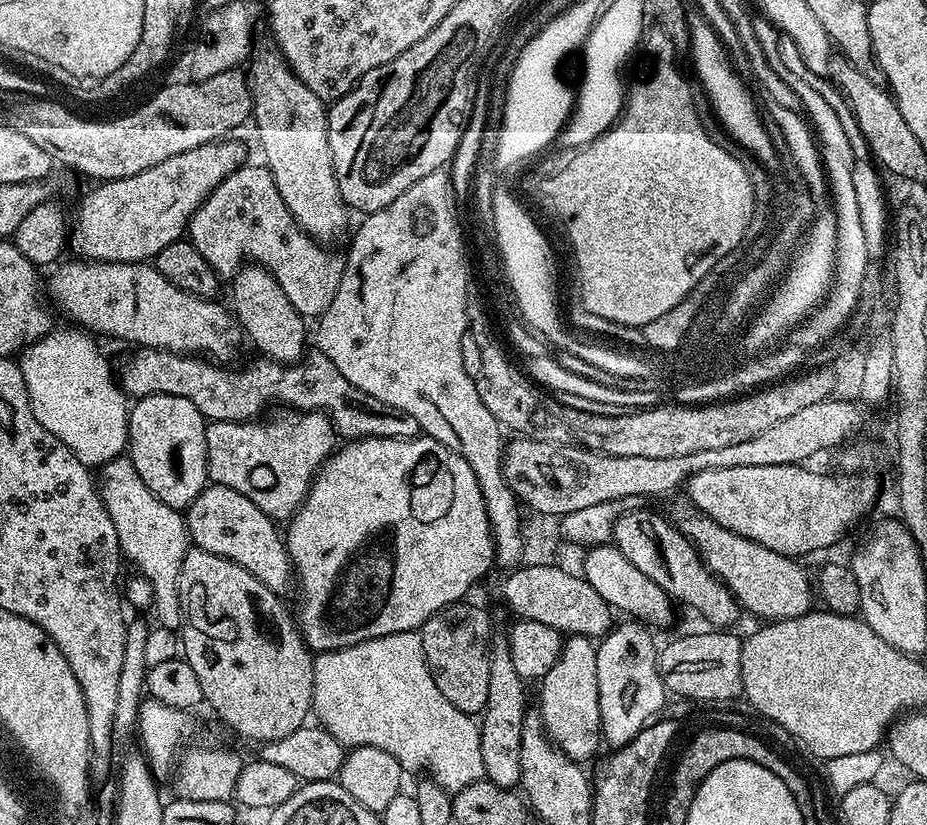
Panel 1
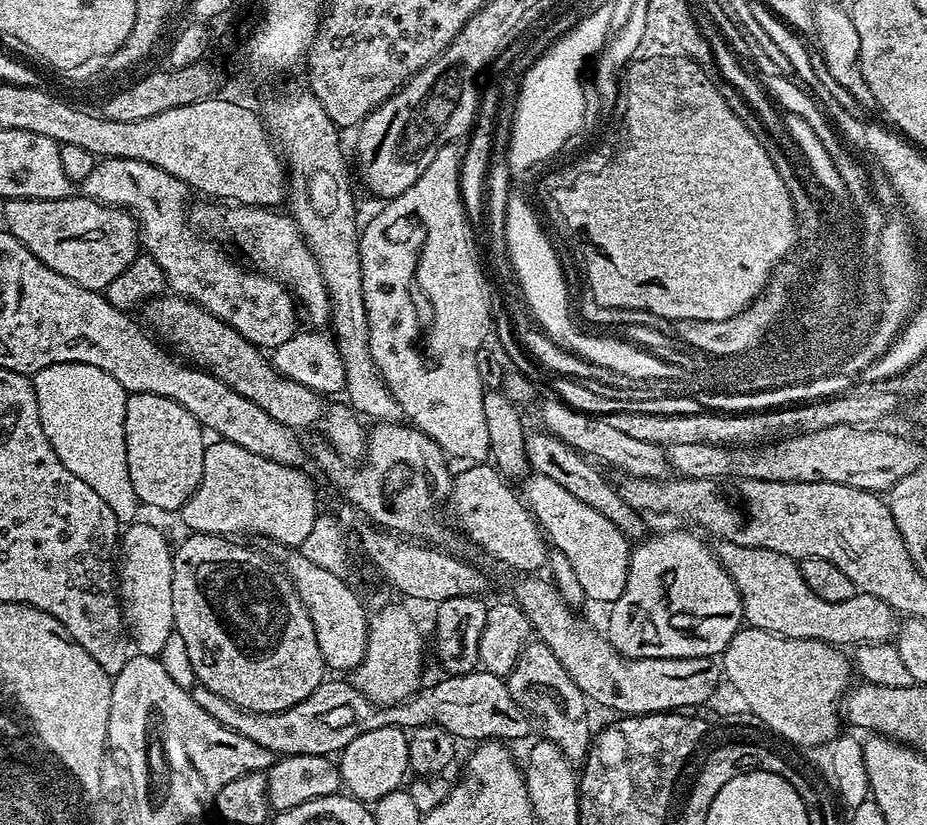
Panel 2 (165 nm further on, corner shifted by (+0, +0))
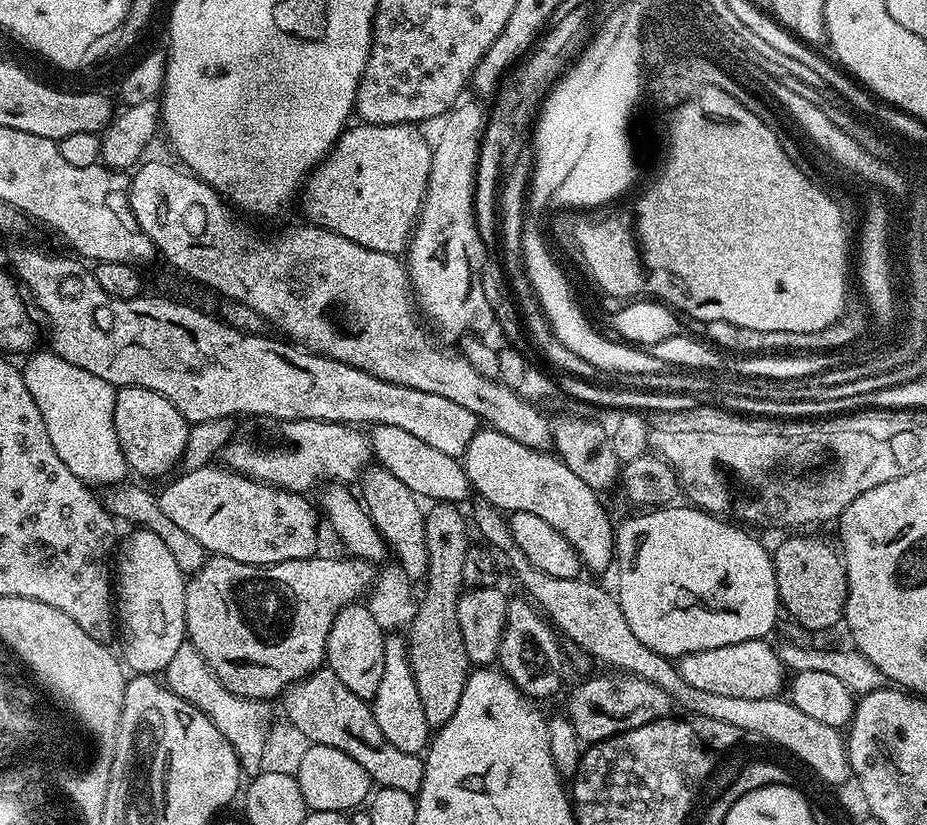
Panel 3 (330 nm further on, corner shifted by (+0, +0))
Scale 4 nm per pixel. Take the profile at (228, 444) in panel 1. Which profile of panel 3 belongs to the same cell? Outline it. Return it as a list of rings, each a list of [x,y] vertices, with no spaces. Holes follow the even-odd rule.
[[[207,466],[180,474],[177,480],[170,481],[161,492],[158,492],[162,514],[166,514],[166,518],[170,518],[170,522],[175,522],[179,528],[186,530],[186,534],[190,534],[196,541],[202,542],[205,553],[234,558],[234,562],[246,562],[247,564],[277,564],[278,562],[290,562],[291,560],[308,560],[317,555],[318,548],[316,548],[316,543],[320,540],[319,534],[316,533],[316,516],[318,520],[318,512],[313,501],[312,504],[308,501],[309,497],[307,495],[298,492],[287,492],[285,488],[273,488],[271,484],[263,484],[257,480],[252,480],[248,476],[242,475],[241,472],[232,471],[227,466],[214,467]]]

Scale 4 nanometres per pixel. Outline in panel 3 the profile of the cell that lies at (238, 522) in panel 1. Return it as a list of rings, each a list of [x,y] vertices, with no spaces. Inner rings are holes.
[[[364,602],[345,604],[328,631],[326,666],[338,674],[342,686],[369,702],[378,694],[378,682],[382,678],[385,635],[386,632],[374,622],[369,605]]]

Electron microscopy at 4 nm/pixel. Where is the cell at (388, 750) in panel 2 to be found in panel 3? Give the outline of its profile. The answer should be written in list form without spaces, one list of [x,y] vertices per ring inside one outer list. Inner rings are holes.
[[[388,634],[384,638],[384,665],[378,682],[378,694],[370,701],[374,722],[378,722],[386,742],[398,746],[398,750],[423,753],[430,743],[430,729],[426,714],[422,711],[422,698],[418,698],[418,686],[414,682],[414,670],[408,657],[408,642],[403,635]]]

